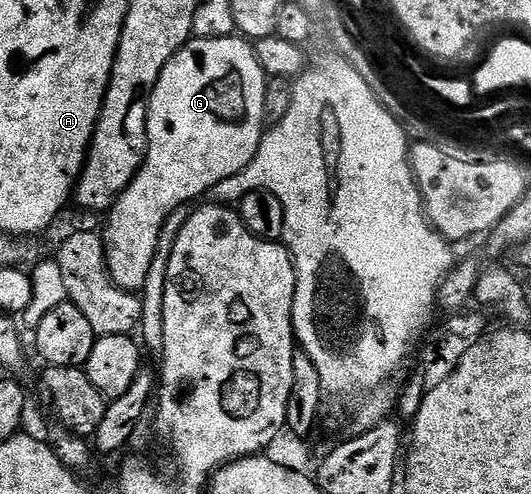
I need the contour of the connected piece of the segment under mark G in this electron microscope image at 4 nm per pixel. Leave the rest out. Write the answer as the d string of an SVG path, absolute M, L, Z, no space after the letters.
M237 34L210 40L190 39L173 55L171 62L163 66L163 74L159 74L159 82L149 99L145 161L109 209L109 221L103 231L109 277L124 292L137 294L142 291L151 260L162 243L161 227L168 222L169 215L188 200L200 201L212 188L219 186L219 182L230 180L243 171L251 158L255 158L255 150L259 150L261 137L267 131L264 116L266 81L256 47Z

